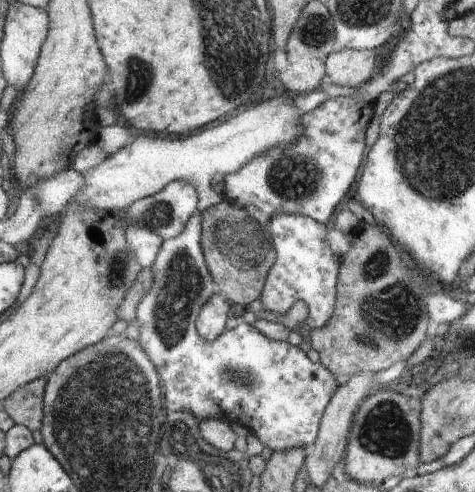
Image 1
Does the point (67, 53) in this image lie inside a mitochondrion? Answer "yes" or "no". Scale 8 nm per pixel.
no

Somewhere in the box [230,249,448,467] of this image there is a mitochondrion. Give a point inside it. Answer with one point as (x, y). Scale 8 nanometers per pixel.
(385, 431)

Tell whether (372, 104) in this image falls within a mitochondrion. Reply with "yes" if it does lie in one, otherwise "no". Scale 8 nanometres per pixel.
no

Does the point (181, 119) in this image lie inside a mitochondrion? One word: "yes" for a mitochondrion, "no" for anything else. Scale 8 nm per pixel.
no

